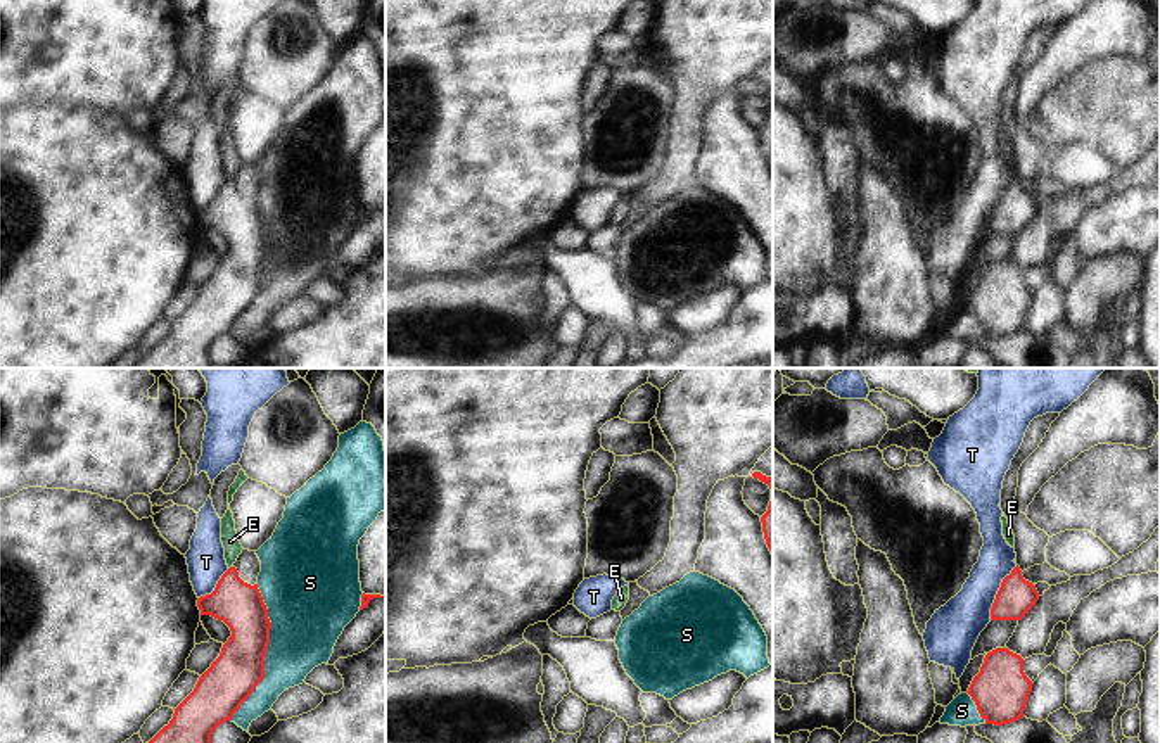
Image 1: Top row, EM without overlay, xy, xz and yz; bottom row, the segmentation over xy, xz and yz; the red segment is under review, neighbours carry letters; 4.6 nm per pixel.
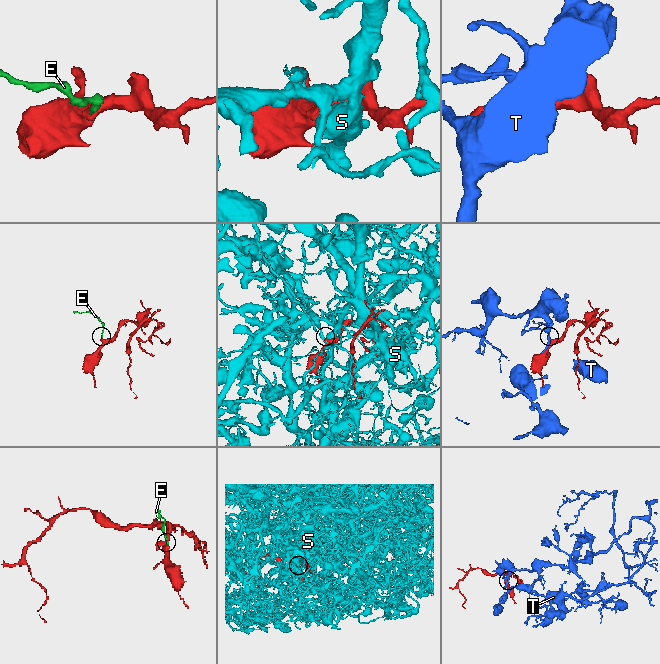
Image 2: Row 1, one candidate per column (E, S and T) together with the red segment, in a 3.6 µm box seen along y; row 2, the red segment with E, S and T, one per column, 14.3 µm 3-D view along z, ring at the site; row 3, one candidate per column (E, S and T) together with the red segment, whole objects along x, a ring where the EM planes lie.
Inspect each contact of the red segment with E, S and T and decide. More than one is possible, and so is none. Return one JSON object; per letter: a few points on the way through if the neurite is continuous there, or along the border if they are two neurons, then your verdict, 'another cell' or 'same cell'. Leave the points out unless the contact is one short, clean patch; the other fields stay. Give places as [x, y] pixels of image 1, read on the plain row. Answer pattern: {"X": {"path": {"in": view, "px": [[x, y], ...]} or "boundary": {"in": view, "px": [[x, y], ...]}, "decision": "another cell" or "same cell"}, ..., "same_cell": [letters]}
{"E": {"path": {"in": "xy", "px": [[239, 218], [230, 206], [230, 180], [230, 154]]}, "decision": "same cell"}, "S": {"decision": "another cell"}, "T": {"boundary": {"in": "yz", "px": [[1017, 178], [1003, 192], [989, 232]]}, "decision": "another cell"}, "same_cell": ["E"]}

